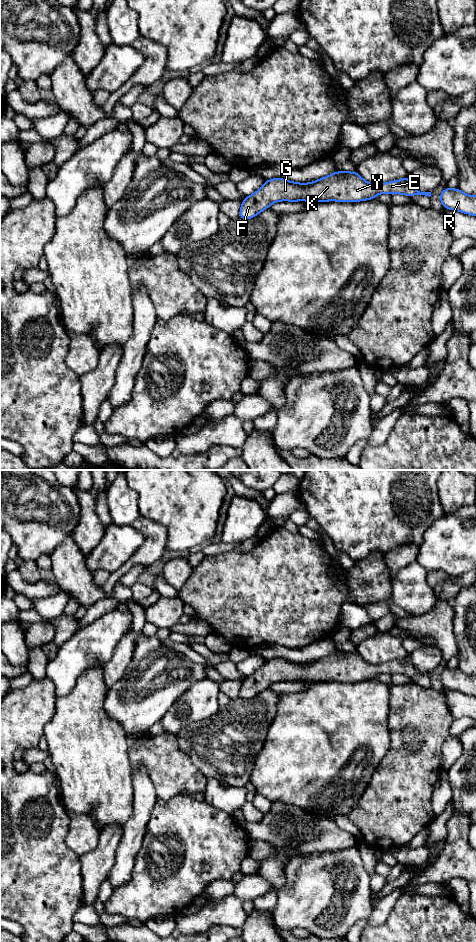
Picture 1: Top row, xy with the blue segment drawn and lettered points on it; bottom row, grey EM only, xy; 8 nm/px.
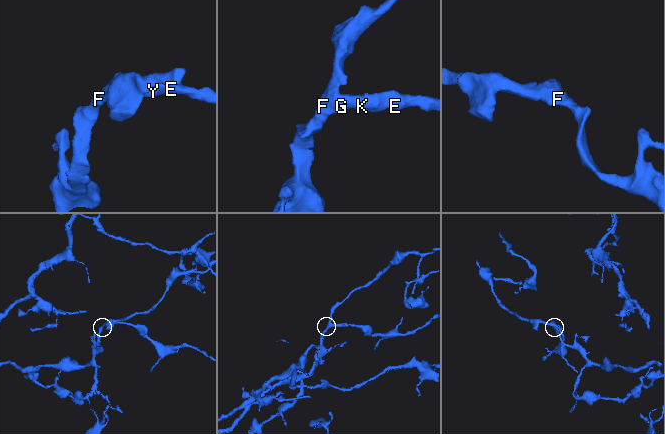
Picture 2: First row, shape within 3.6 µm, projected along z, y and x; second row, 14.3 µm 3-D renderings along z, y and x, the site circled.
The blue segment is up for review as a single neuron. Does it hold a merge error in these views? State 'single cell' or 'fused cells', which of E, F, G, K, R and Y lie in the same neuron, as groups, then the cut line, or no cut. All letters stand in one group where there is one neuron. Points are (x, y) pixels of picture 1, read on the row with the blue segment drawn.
single cell | E F G K R Y | no cut

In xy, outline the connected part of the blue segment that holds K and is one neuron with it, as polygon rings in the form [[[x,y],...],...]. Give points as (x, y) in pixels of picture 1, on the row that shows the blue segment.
[[[336,171],[311,183],[273,178],[266,180],[258,191],[245,197],[241,204],[239,218],[252,219],[278,201],[358,202],[374,199],[381,193],[431,196],[431,192],[418,191],[408,175],[401,180],[379,185],[366,182],[356,171]]]

